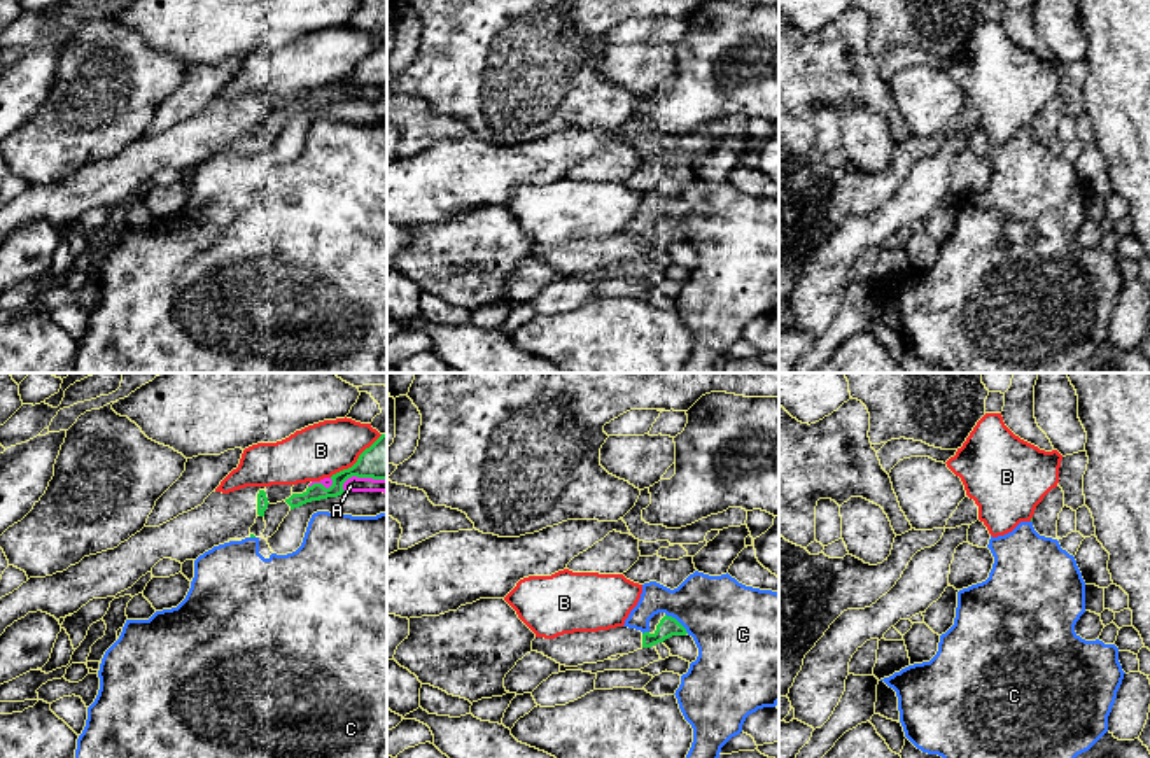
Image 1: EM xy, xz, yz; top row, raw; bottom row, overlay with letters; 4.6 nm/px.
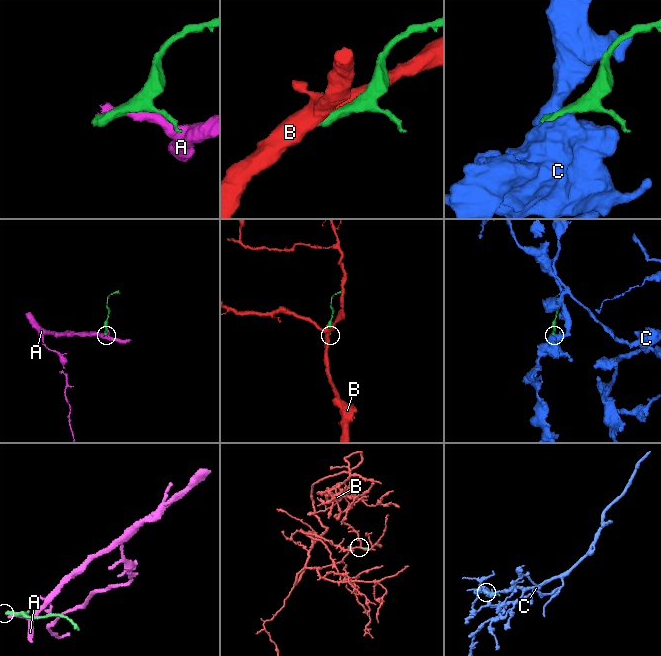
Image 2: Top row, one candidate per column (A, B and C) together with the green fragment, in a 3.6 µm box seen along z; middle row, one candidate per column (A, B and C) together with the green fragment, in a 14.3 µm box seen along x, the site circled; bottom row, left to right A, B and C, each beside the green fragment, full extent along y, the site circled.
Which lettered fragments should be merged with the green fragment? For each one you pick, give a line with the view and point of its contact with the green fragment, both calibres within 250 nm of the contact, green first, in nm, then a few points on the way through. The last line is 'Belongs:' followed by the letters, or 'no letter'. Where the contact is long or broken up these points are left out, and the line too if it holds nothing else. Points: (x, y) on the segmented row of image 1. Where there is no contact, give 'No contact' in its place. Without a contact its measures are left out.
Belongs: no letter

